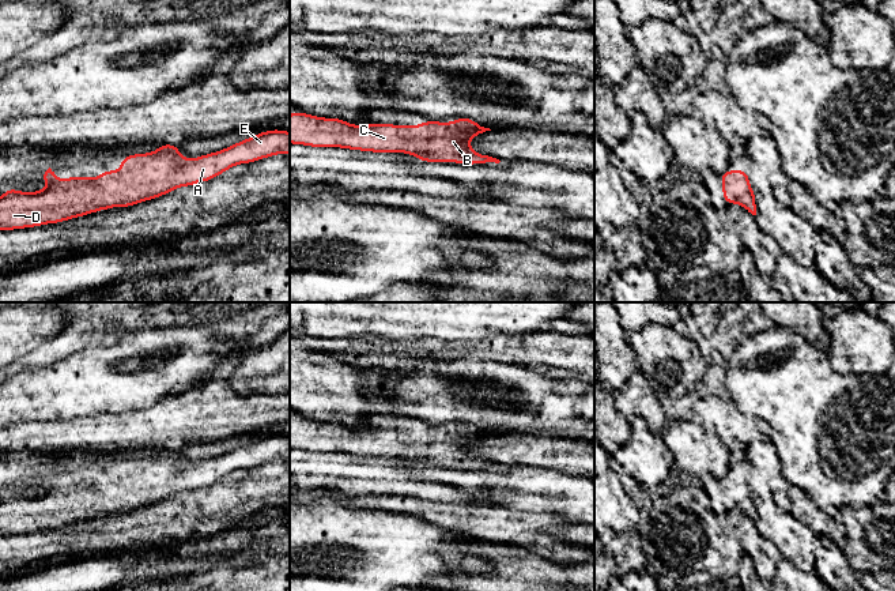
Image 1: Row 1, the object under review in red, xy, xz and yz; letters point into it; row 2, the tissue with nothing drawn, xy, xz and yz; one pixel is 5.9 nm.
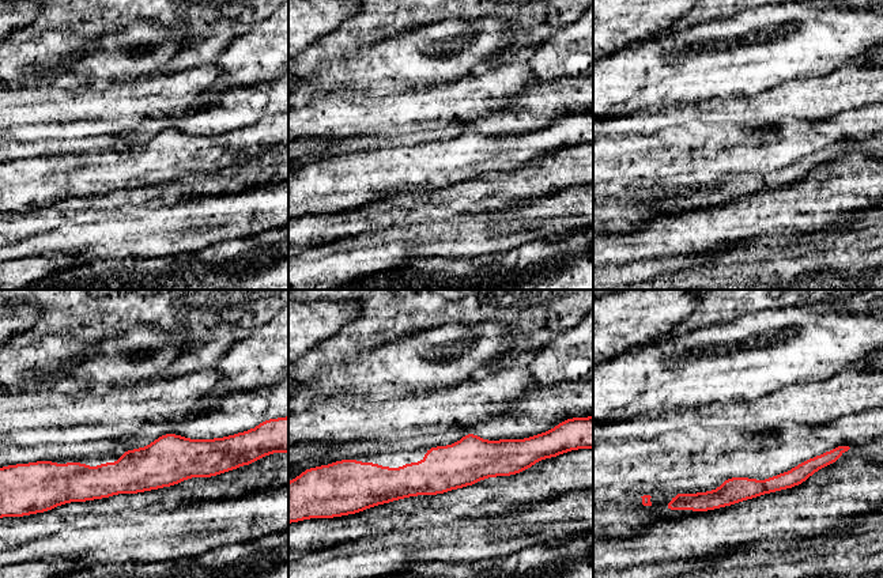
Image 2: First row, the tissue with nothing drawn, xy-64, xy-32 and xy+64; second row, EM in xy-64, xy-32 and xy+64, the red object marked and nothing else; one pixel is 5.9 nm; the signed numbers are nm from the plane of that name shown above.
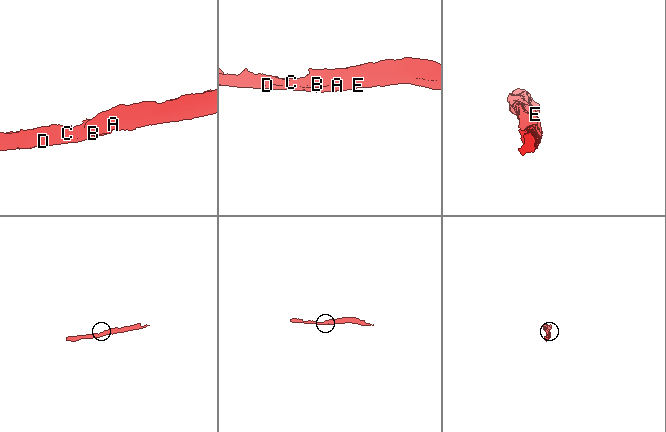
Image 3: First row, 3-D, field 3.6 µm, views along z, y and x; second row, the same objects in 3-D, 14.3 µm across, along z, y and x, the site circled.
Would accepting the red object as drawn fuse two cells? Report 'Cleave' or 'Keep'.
Keep

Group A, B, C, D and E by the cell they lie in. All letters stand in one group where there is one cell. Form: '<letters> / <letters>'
A B C D E

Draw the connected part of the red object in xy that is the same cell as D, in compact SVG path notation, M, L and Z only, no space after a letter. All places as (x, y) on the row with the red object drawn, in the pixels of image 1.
M280 129L260 132L220 151L195 159L182 158L175 144L161 144L152 153L122 157L120 170L102 172L97 178L69 174L67 181L61 181L49 167L44 174L44 180L48 182L44 189L22 192L8 188L0 196L0 230L37 227L113 207L131 207L163 196L181 187L209 181L235 165L252 163L276 154L290 154L290 132Z

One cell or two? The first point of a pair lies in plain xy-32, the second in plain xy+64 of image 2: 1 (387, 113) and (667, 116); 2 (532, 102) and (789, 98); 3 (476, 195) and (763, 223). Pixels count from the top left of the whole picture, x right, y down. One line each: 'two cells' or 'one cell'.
1: one cell
2: one cell
3: one cell

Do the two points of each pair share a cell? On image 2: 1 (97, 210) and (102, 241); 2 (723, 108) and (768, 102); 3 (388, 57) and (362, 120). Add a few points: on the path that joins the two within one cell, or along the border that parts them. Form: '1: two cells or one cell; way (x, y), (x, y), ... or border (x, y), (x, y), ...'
1: two cells; border (129, 218), (67, 223)
2: one cell; way (734, 108), (757, 108)
3: two cells; border (340, 91), (359, 91), (370, 97), (403, 93)

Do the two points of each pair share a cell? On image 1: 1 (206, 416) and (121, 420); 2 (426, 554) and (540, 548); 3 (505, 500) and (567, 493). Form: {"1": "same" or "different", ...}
{"1": "same", "2": "different", "3": "same"}

